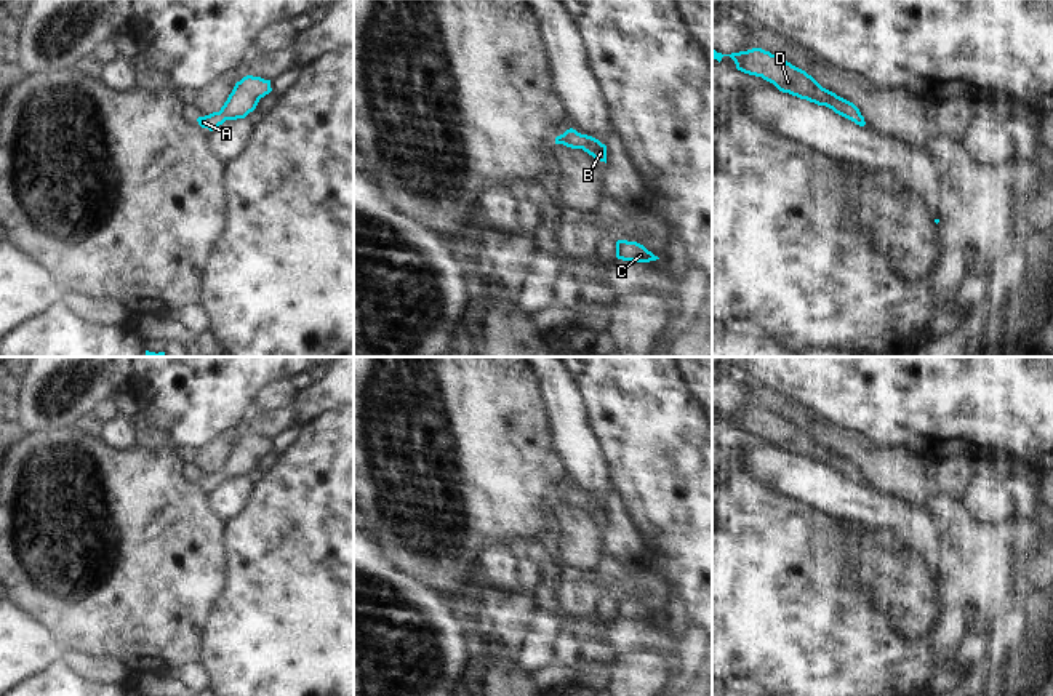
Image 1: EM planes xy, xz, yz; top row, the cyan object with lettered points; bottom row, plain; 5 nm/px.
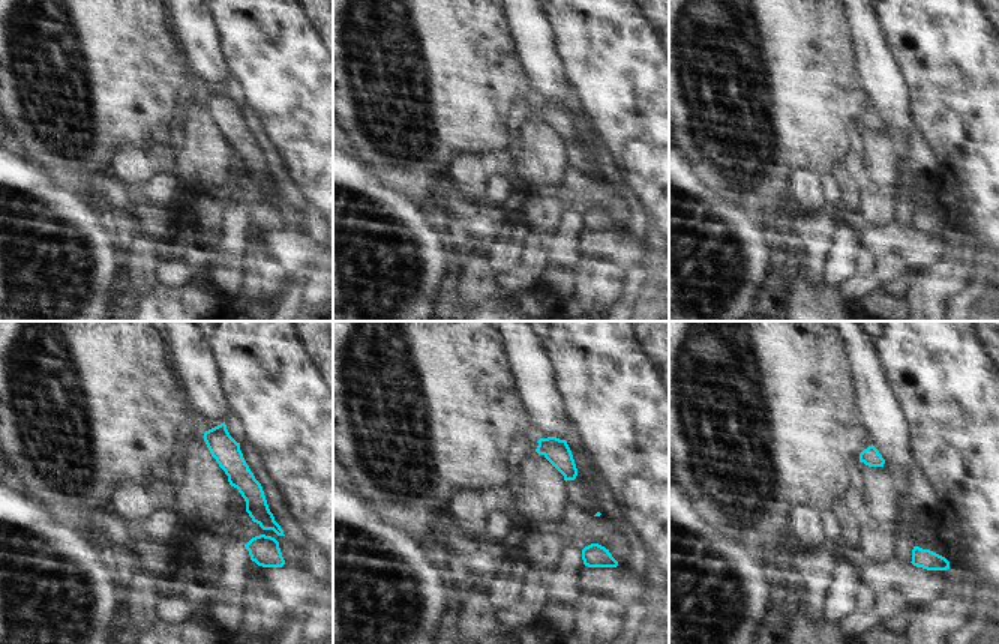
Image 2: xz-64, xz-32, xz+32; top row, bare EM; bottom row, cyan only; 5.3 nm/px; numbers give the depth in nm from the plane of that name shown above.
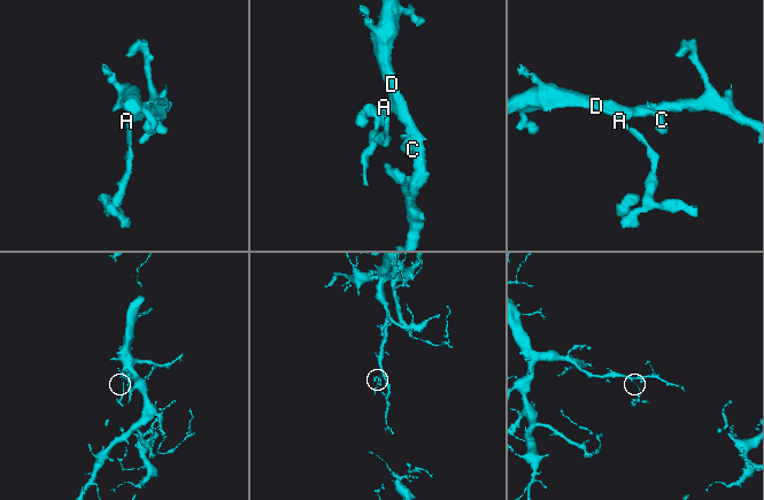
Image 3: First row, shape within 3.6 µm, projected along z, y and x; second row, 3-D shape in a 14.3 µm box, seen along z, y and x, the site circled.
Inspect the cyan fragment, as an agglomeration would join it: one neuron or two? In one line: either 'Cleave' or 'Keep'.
Keep

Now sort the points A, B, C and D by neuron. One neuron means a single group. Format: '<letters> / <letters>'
A B C D

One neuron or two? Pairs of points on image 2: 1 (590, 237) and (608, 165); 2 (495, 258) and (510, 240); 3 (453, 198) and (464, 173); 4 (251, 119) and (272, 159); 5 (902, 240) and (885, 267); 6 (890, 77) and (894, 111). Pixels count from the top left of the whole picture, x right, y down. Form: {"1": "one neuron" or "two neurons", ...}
{"1": "two neurons", "2": "one neuron", "3": "two neurons", "4": "one neuron", "5": "two neurons", "6": "one neuron"}

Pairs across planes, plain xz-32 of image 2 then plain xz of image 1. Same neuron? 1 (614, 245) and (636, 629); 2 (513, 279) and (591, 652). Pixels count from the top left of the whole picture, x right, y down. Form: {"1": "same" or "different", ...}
{"1": "same", "2": "same"}

